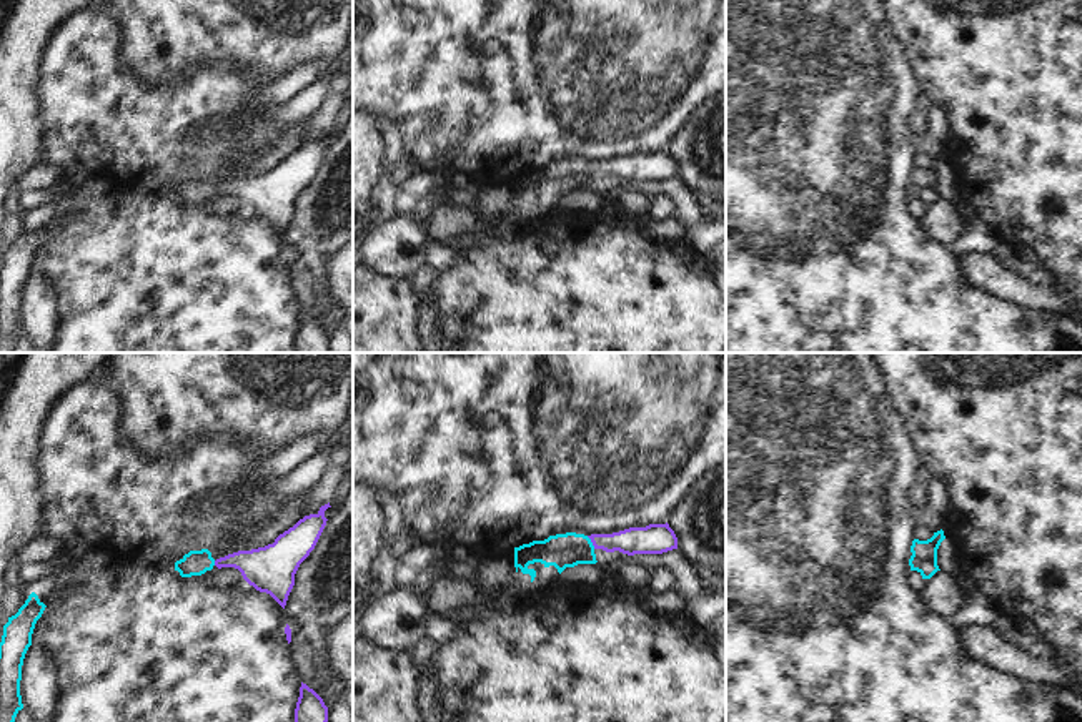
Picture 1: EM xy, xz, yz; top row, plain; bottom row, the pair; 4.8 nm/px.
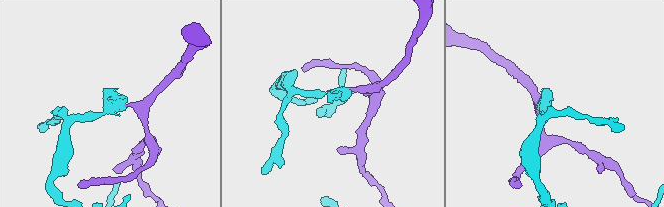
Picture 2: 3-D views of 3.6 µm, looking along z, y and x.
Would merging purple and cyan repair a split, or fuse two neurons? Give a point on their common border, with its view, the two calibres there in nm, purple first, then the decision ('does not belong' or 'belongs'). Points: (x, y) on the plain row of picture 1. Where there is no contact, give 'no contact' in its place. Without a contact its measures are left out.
xz (591, 168) | 130/160 nm | belongs

